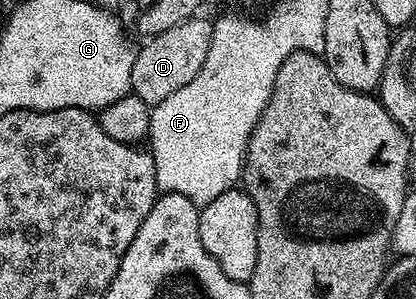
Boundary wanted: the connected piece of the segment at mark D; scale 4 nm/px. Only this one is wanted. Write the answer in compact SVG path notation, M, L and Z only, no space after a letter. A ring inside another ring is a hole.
M204 21L189 22L186 26L175 27L161 38L156 38L151 46L142 43L136 49L133 60L131 88L135 95L149 107L156 106L165 96L173 96L177 88L185 88L197 72L201 72L201 61L211 43L212 25Z

